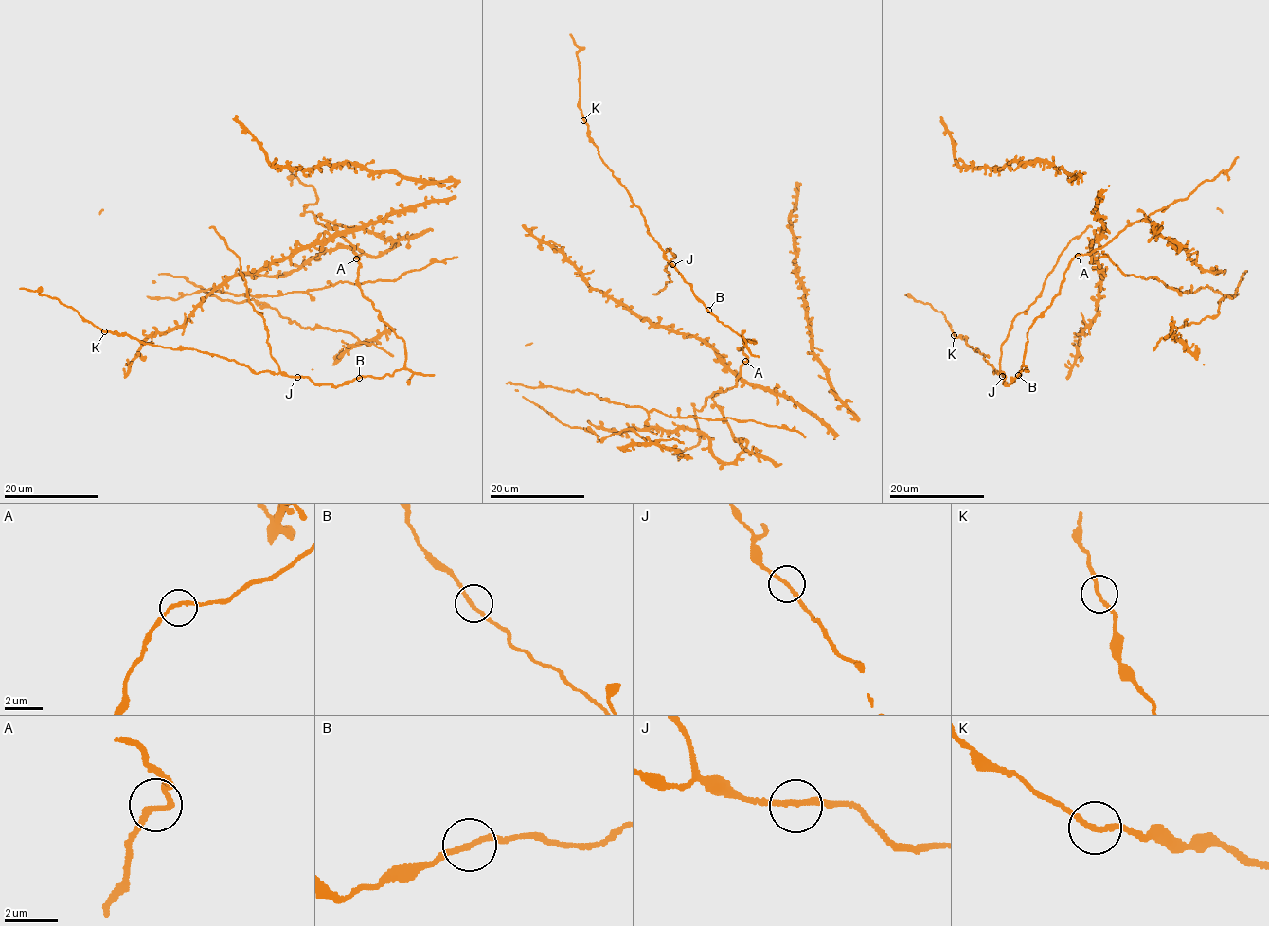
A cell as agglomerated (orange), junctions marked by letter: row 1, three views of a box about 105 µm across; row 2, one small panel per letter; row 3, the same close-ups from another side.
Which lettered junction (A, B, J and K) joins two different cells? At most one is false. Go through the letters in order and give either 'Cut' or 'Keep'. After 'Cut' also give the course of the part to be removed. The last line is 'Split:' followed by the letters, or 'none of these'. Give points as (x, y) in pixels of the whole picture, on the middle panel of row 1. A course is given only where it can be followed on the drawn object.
A: Keep
B: Keep
J: Keep
K: Cut. Course of the part to remove: (583, 120), (580, 106), (579, 47), (570, 33)
Split: K

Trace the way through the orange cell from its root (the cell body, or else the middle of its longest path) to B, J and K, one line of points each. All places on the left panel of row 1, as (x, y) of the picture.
B: (357, 258), (360, 266), (357, 285), (362, 294), (404, 342), (406, 355), (404, 366), (391, 375), (359, 378)
J: (357, 258), (357, 285), (382, 320), (404, 342), (404, 366), (391, 375), (360, 376), (336, 386), (297, 377)
K: (357, 258), (362, 294), (404, 342), (404, 366), (391, 375), (317, 384), (104, 331)

